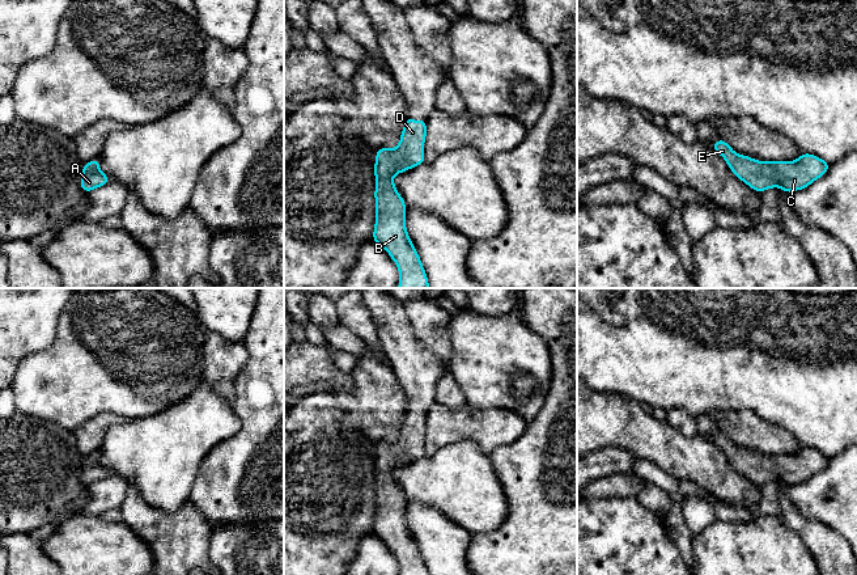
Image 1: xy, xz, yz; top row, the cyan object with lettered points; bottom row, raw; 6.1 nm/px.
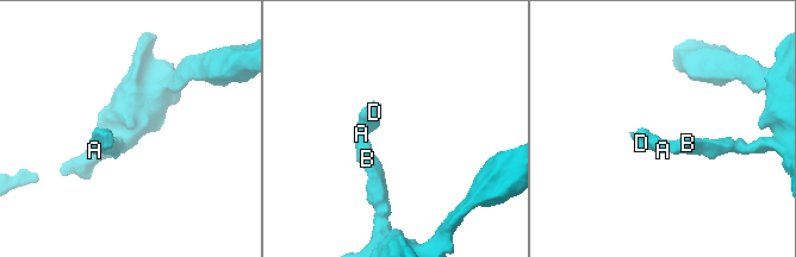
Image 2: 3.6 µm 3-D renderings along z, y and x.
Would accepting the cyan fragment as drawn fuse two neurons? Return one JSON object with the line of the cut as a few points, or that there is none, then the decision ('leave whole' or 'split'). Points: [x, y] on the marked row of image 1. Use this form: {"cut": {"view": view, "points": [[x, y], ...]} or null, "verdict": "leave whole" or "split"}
{"cut": null, "verdict": "leave whole"}

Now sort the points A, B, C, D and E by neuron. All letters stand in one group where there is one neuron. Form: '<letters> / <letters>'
A B C D E

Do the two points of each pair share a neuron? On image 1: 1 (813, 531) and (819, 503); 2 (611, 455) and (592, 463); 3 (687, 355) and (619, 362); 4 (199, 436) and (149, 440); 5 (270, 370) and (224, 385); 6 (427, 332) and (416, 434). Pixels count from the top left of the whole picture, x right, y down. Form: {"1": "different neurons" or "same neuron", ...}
{"1": "different neurons", "2": "same neuron", "3": "same neuron", "4": "same neuron", "5": "different neurons", "6": "different neurons"}

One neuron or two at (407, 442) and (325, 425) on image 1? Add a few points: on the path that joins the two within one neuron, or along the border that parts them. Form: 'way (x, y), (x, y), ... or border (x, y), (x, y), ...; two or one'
border (384, 439), (376, 444); two

